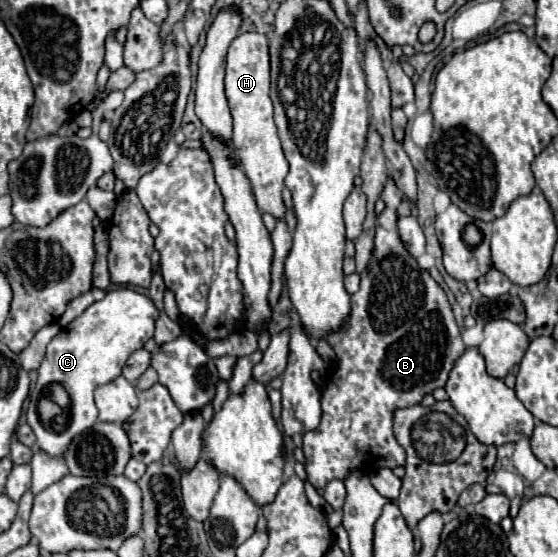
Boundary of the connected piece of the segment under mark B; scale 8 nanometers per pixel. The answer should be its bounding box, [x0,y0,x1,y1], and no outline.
[303,178,465,488]

